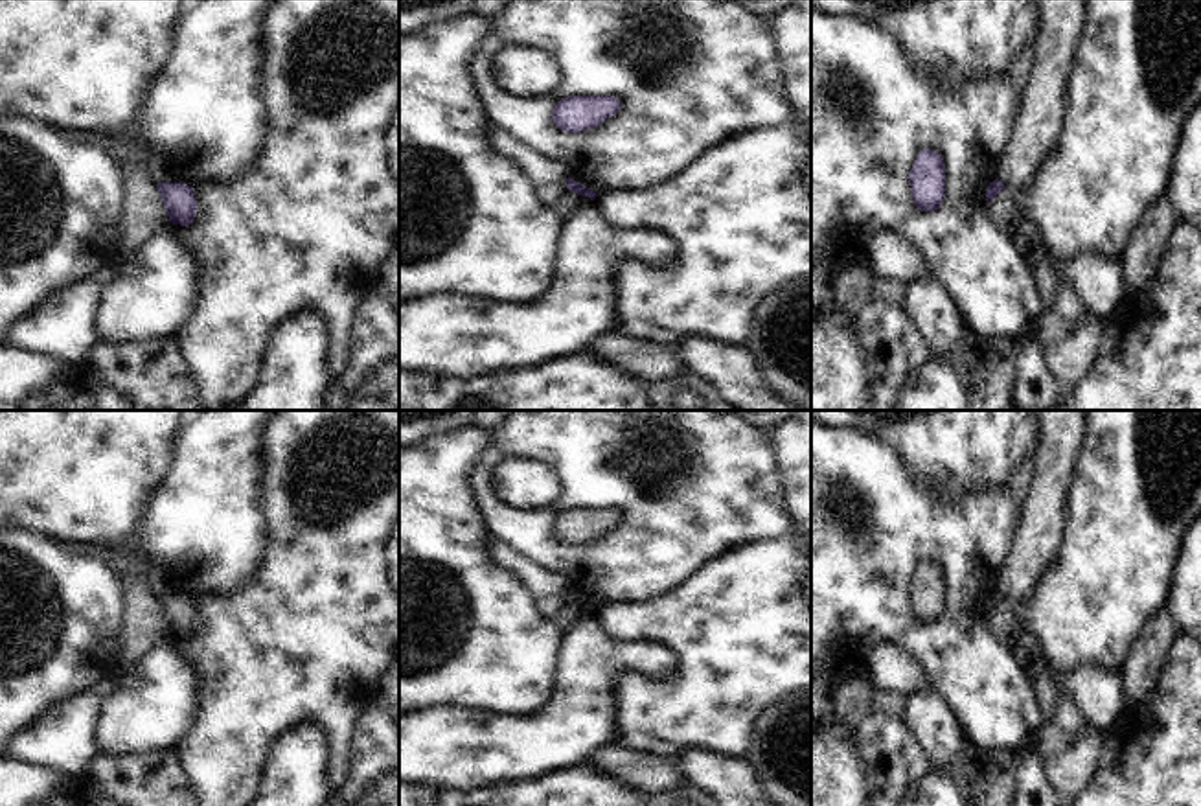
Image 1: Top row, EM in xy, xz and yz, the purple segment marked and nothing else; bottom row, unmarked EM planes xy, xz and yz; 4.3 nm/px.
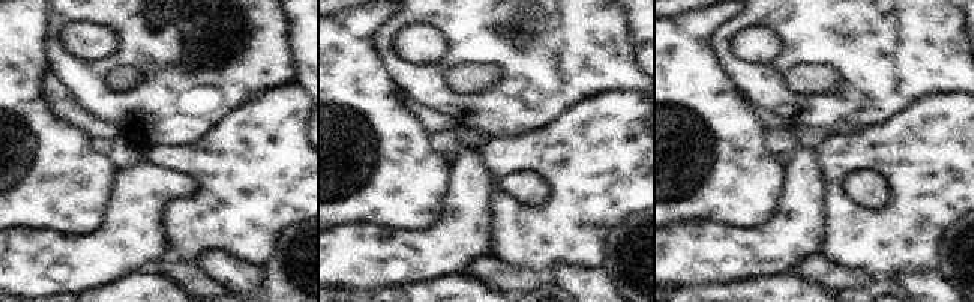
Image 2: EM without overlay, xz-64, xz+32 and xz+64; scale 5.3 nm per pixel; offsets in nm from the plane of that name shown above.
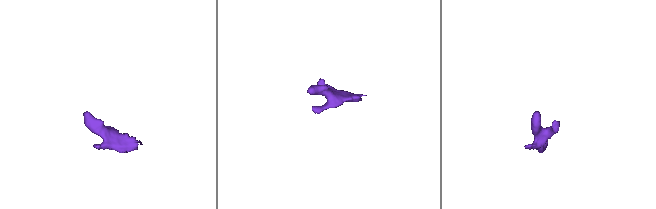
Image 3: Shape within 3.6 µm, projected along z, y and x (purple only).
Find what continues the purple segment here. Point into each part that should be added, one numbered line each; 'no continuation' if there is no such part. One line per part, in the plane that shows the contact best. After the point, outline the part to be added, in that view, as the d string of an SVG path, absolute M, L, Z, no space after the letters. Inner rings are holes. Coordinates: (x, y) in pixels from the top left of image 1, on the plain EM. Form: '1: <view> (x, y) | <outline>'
no continuation

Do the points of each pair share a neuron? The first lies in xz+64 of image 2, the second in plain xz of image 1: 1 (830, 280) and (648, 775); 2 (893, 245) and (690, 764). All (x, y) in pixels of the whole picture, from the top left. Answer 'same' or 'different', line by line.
1: same
2: different

